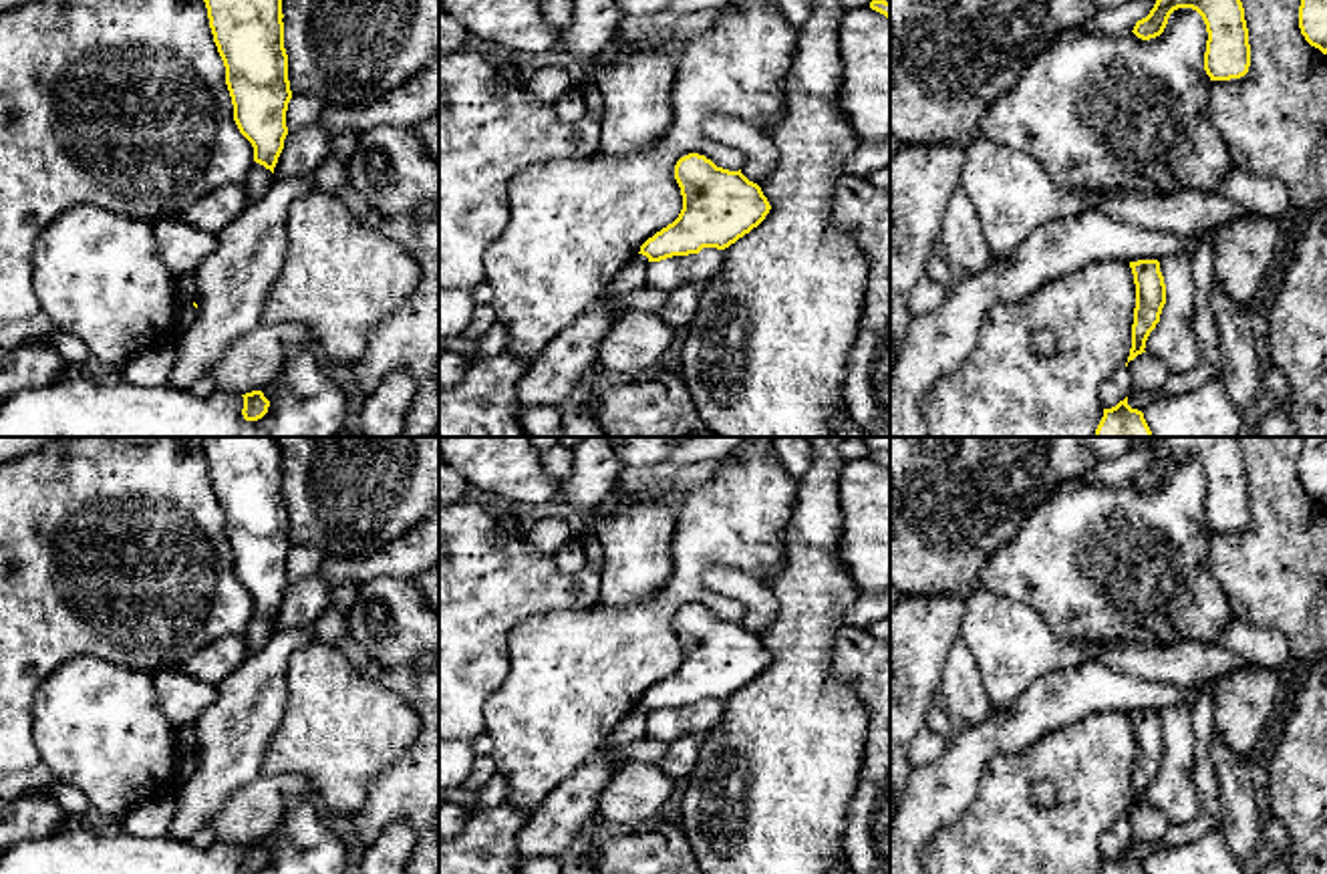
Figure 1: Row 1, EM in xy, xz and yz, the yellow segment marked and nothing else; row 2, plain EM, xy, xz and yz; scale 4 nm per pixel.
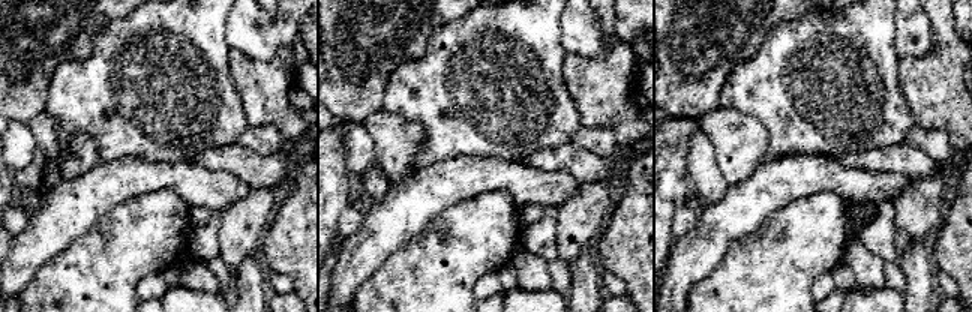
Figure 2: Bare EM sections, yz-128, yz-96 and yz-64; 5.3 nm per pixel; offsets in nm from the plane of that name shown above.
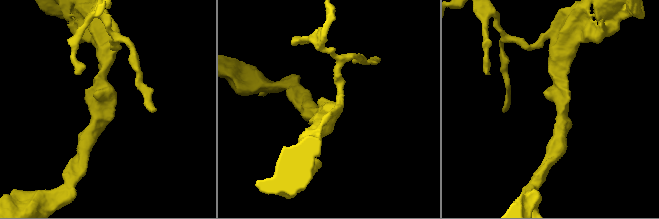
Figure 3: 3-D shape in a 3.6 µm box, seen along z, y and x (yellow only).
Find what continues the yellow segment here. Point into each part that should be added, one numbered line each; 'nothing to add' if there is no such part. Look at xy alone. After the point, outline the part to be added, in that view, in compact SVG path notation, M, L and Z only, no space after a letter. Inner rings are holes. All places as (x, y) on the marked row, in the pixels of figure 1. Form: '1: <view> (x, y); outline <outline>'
nothing to add

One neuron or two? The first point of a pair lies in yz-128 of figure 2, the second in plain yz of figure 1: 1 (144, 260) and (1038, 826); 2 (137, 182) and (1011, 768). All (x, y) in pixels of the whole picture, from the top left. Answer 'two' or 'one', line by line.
1: one
2: two

